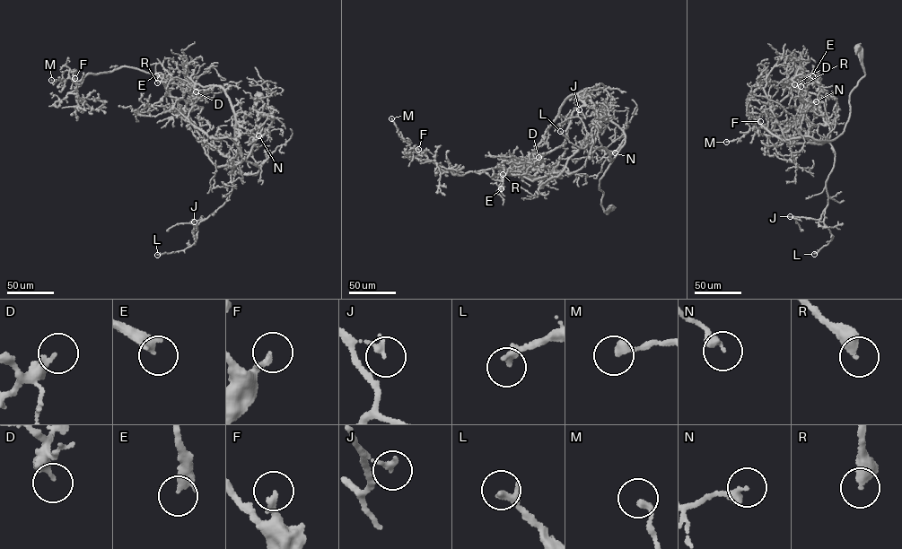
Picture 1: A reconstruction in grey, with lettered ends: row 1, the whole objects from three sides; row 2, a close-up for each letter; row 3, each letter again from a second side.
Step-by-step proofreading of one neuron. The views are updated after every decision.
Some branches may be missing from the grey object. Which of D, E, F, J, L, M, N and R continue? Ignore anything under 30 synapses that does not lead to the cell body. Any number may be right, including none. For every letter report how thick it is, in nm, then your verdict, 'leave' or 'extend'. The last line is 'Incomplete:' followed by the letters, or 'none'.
D: 360 nm | leave
E: 400 nm | leave
F: 260 nm | leave
J: 200 nm | leave
L: 300 nm | leave
M: 280 nm | leave
N: 280 nm | leave
R: 440 nm | leave
Incomplete: none

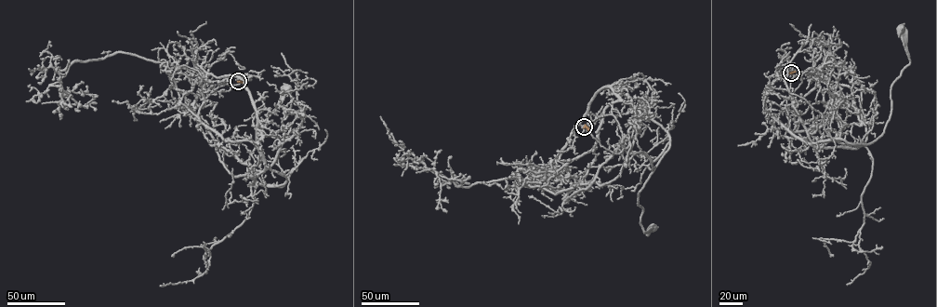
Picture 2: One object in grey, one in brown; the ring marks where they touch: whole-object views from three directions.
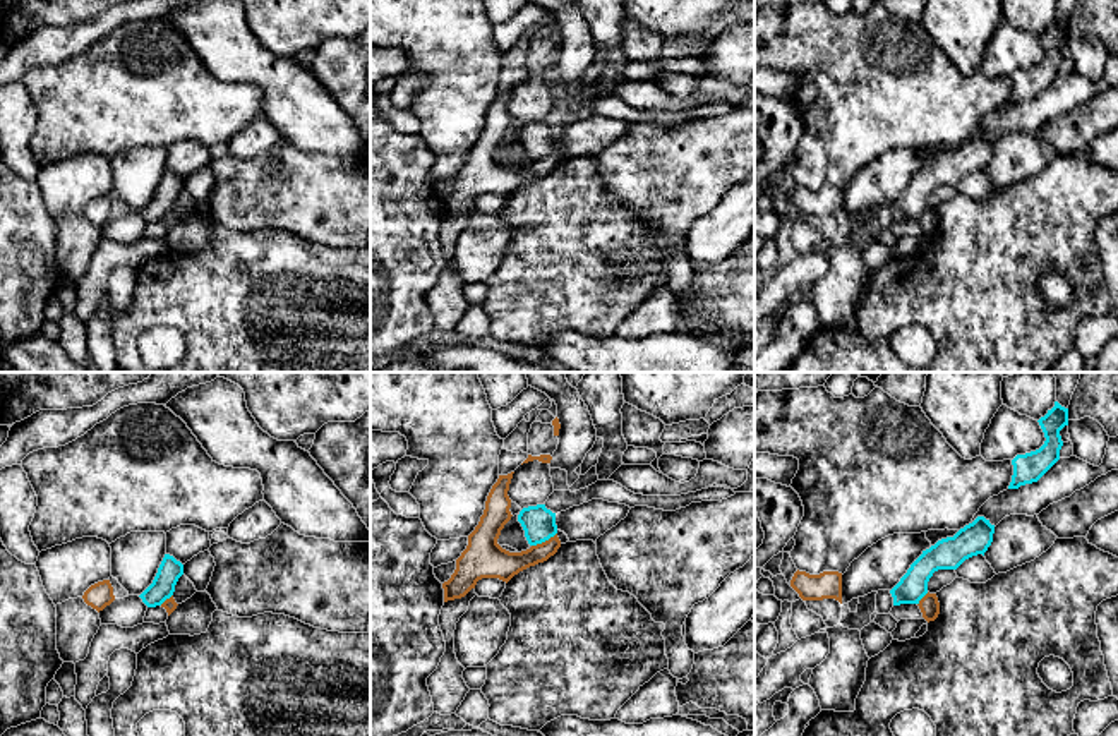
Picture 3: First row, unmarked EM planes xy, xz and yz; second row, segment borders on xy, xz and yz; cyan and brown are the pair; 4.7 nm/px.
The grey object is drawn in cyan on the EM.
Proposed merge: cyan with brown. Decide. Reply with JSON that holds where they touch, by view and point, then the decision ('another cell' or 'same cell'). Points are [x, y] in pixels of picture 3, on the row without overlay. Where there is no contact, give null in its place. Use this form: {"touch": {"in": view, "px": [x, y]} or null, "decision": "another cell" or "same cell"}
{"touch": {"in": "xz", "px": [544, 156]}, "decision": "another cell"}

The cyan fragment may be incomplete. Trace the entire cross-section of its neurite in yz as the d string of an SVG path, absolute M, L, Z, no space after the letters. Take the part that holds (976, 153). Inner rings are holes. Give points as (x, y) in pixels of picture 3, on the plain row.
M984 132L960 144L953 153L938 156L911 180L890 206L893 221L919 220L928 209L928 197L938 185L957 185L965 175L983 170L993 158L995 141Z

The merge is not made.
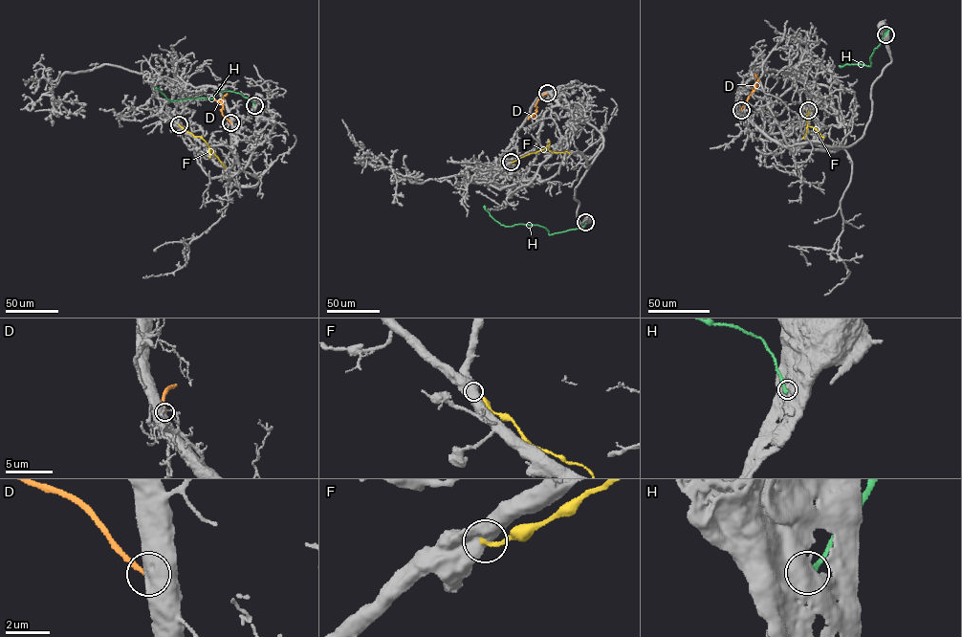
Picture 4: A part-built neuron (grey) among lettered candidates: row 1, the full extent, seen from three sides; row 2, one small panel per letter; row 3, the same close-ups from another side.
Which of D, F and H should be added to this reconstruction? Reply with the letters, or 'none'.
D

